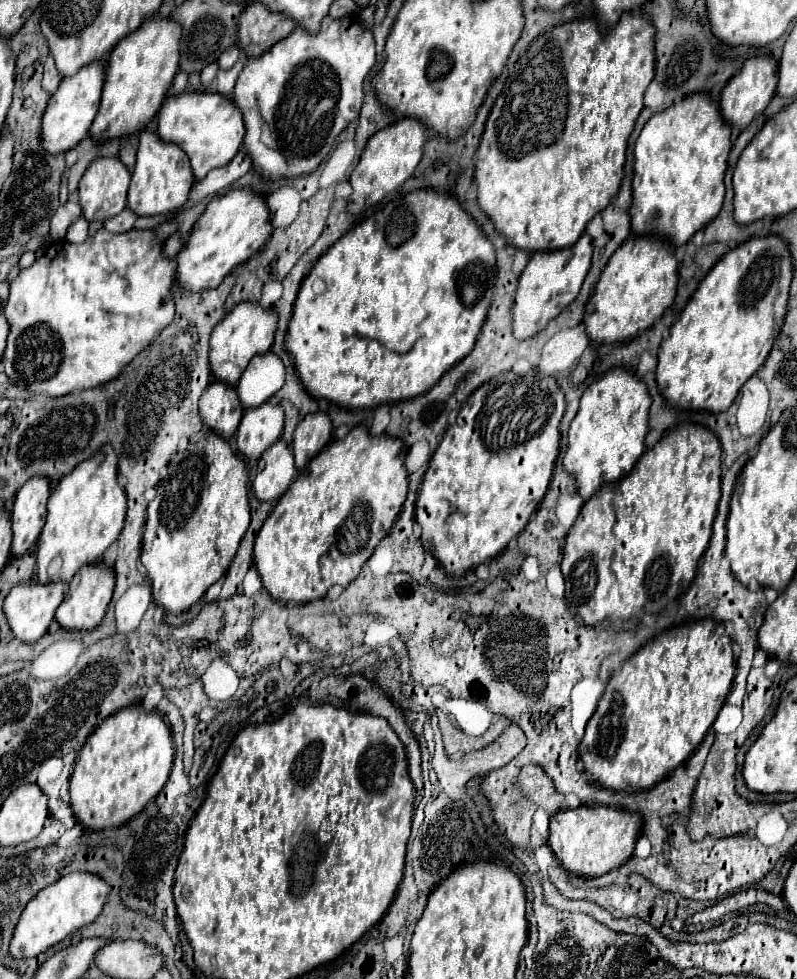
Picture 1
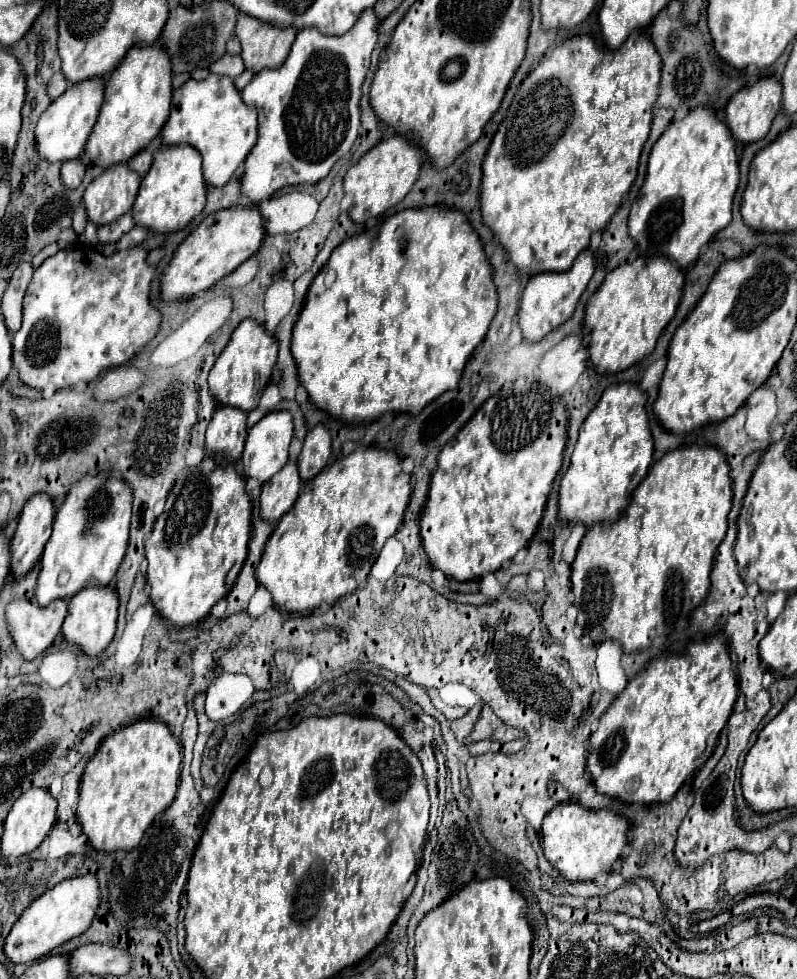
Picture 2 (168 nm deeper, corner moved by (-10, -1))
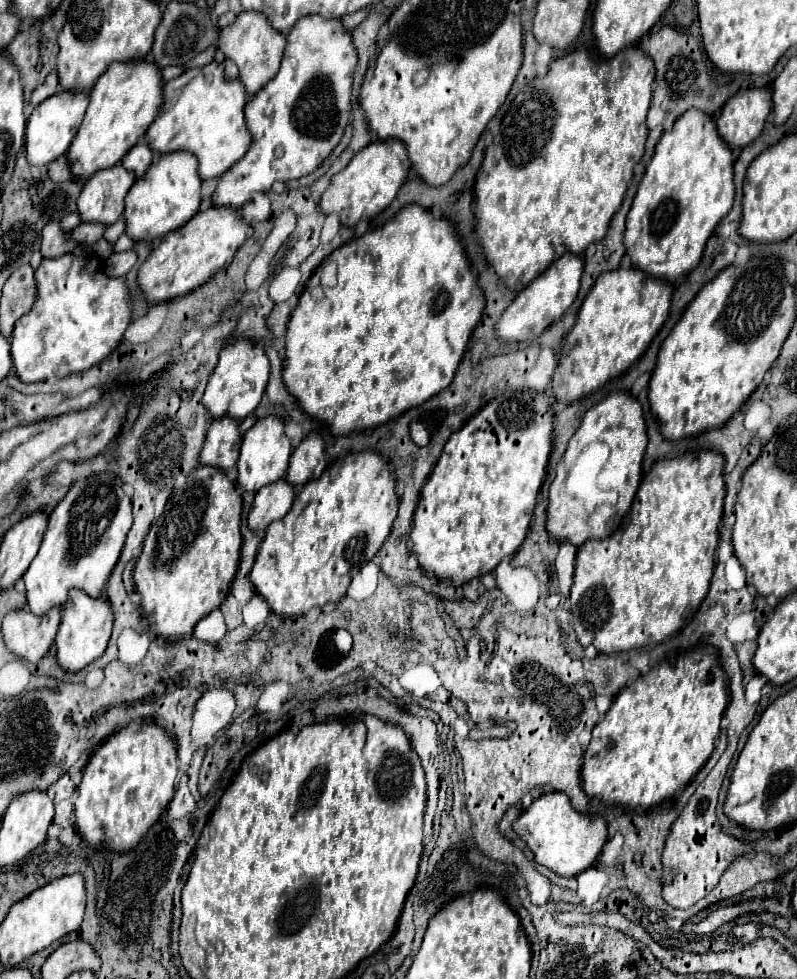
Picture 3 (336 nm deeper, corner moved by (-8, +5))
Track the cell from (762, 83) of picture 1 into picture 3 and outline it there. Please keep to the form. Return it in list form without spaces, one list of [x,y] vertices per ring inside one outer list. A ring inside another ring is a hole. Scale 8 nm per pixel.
[[[748,88],[732,96],[718,118],[718,132],[730,148],[744,148],[756,140],[772,110],[768,88]]]

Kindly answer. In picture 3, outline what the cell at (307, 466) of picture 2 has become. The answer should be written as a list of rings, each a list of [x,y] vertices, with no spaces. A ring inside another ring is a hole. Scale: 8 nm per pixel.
[[[312,432],[292,452],[286,480],[292,486],[302,486],[302,484],[318,478],[326,466],[328,466],[328,462],[324,458],[324,440]]]

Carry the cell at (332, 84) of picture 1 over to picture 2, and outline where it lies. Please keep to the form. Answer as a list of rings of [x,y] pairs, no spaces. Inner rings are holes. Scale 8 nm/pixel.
[[[364,10],[352,30],[342,36],[324,36],[314,26],[302,28],[280,68],[264,68],[254,74],[250,84],[242,90],[242,100],[254,104],[258,112],[258,140],[244,162],[242,196],[258,204],[258,200],[270,198],[284,186],[316,184],[342,156],[350,152],[360,128],[362,84],[370,68],[370,56],[378,44],[378,24],[376,14]]]

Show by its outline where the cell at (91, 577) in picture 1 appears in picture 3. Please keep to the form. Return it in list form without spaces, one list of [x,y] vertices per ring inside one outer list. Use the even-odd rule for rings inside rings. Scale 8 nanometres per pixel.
[[[70,590],[68,608],[62,610],[62,622],[56,636],[56,658],[62,670],[66,672],[80,672],[84,666],[100,658],[106,650],[112,632],[112,610],[108,600],[104,598],[90,598],[84,592]]]

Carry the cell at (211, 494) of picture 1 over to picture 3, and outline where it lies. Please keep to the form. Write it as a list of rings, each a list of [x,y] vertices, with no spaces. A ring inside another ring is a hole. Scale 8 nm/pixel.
[[[198,466],[190,474],[186,490],[172,492],[164,512],[150,526],[150,532],[144,540],[144,548],[136,560],[132,576],[136,592],[140,594],[142,614],[148,620],[148,624],[152,624],[156,636],[182,638],[192,634],[194,626],[226,600],[240,558],[240,544],[242,544],[240,518],[242,518],[242,500],[236,492],[236,486],[218,468]]]

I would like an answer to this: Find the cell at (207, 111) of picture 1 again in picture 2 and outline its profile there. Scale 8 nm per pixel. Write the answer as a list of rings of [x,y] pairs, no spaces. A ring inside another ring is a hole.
[[[210,74],[206,80],[188,80],[174,90],[170,118],[162,128],[162,142],[166,146],[190,144],[204,158],[204,180],[210,186],[224,186],[240,162],[256,144],[256,110],[242,102],[240,92],[226,76]]]

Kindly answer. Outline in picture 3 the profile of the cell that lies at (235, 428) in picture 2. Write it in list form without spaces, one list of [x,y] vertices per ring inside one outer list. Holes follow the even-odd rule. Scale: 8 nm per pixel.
[[[226,416],[212,420],[200,452],[200,464],[216,466],[224,472],[232,470],[240,454],[240,442],[242,436],[238,432],[236,420],[230,420]]]

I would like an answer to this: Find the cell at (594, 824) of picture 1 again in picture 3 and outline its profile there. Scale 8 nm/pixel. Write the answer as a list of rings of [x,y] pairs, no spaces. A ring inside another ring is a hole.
[[[548,792],[542,794],[538,800],[534,800],[526,810],[522,810],[518,820],[514,822],[514,832],[522,836],[522,840],[526,842],[528,850],[534,854],[534,860],[538,864],[550,868],[560,876],[576,876],[588,870],[598,858],[606,842],[608,826],[602,816],[586,816],[576,812],[570,806],[566,794]]]

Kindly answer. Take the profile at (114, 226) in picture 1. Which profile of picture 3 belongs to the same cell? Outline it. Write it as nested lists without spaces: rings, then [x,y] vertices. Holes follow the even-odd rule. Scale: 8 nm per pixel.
[[[78,224],[72,232],[70,238],[78,244],[88,244],[92,246],[94,242],[98,242],[104,234],[104,226],[102,224]]]

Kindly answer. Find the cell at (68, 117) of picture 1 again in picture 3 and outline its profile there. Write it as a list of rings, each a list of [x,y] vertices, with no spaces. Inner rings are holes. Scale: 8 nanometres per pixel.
[[[58,92],[50,98],[46,98],[28,118],[26,124],[26,158],[34,166],[46,166],[58,156],[62,156],[72,138],[78,132],[78,126],[84,118],[88,106],[88,92],[82,92],[82,96],[66,96],[66,92]]]

